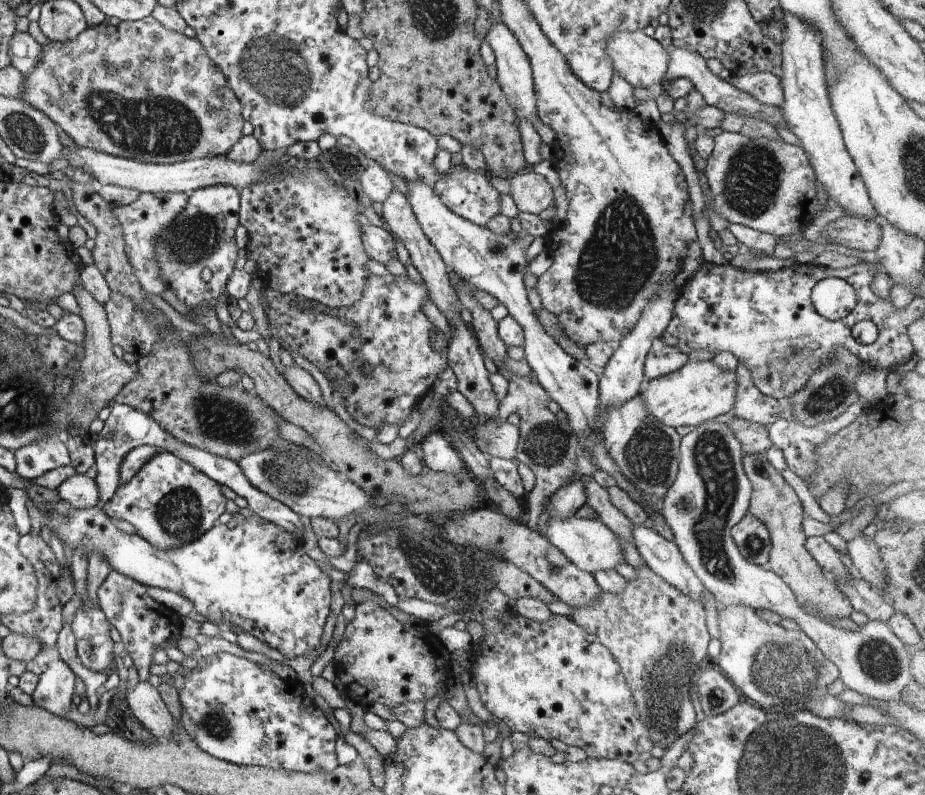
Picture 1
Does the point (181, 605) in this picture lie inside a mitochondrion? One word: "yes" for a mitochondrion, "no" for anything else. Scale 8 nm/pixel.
no

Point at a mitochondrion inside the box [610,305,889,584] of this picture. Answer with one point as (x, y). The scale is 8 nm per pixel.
(648, 454)

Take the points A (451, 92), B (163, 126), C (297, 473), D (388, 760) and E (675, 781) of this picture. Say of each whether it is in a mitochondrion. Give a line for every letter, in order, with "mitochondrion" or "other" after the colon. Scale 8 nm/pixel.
A: other
B: mitochondrion
C: mitochondrion
D: other
E: other

